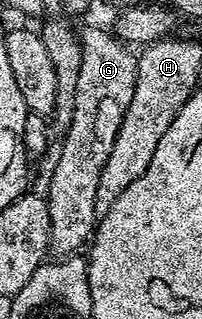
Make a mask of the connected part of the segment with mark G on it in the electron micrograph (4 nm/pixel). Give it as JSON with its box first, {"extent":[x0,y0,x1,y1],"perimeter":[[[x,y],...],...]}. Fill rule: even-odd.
{"extent":[46,28,139,257],"perimeter":[[[87,28],[81,32],[81,74],[77,74],[77,94],[71,124],[58,145],[57,170],[49,186],[46,202],[51,227],[50,251],[56,257],[76,255],[79,247],[90,241],[97,223],[95,203],[101,170],[109,160],[117,130],[125,118],[125,110],[133,100],[139,73],[136,53],[103,28]]]}

